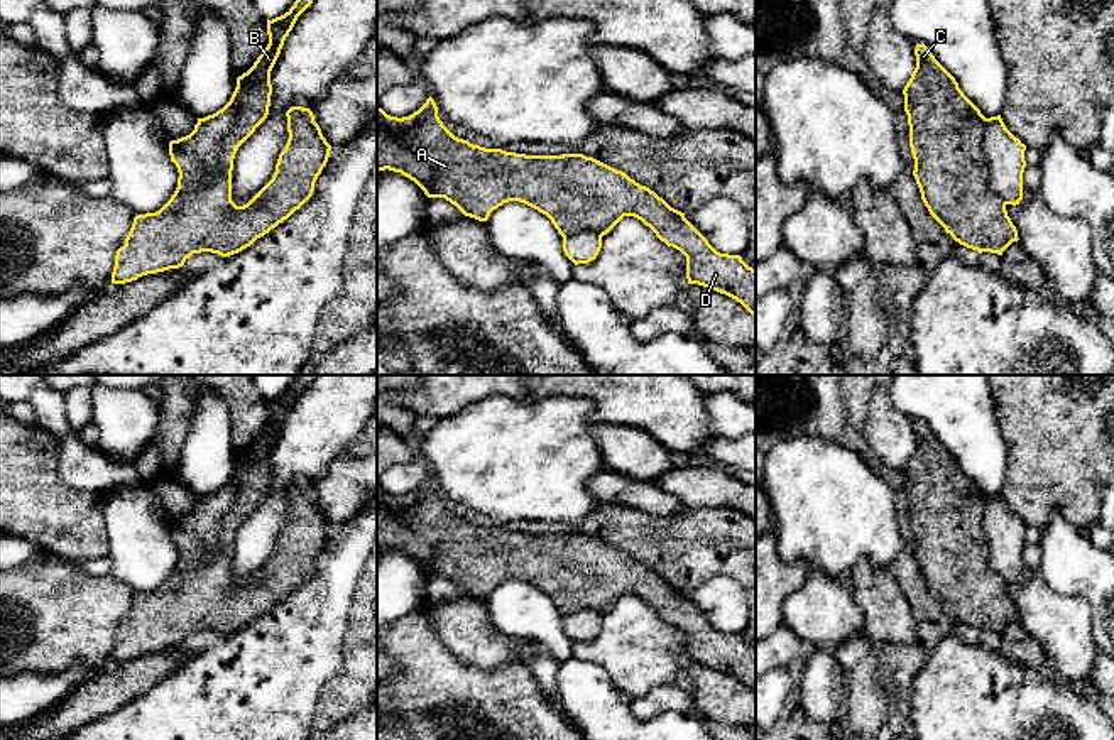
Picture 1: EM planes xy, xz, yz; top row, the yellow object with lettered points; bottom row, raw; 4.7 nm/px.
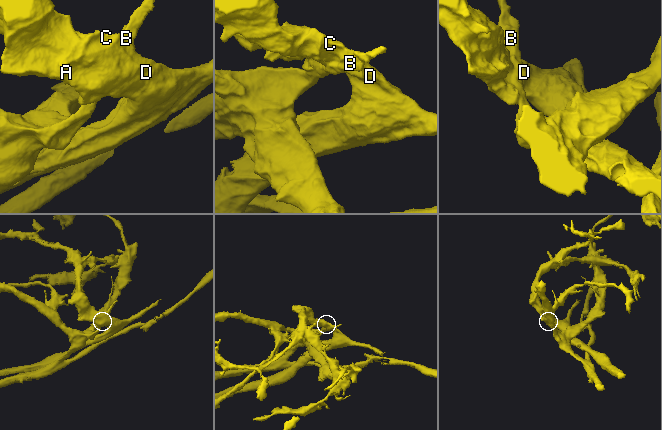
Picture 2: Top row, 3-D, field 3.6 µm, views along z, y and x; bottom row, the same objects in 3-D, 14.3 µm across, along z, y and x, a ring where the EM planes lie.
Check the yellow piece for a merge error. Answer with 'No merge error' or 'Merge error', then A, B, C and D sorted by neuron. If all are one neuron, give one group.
Merge error. Groups: A C D / B

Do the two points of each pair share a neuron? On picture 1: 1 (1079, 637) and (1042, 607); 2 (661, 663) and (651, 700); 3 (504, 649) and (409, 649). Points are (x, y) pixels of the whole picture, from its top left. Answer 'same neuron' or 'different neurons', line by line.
1: same neuron
2: different neurons
3: different neurons

